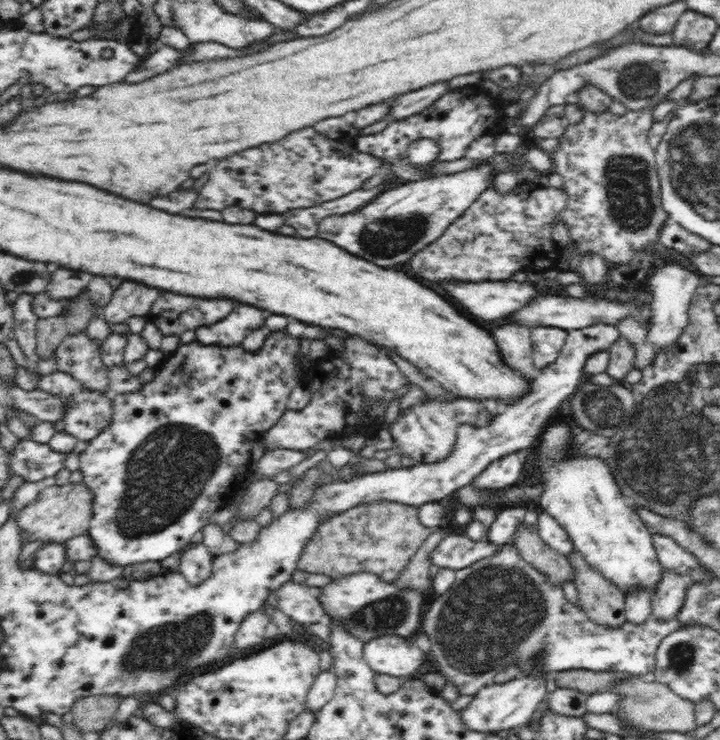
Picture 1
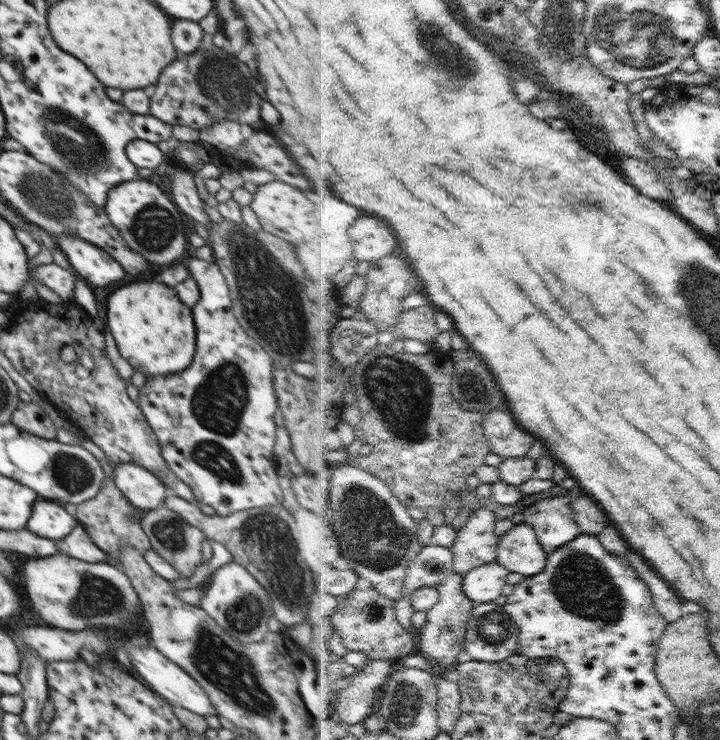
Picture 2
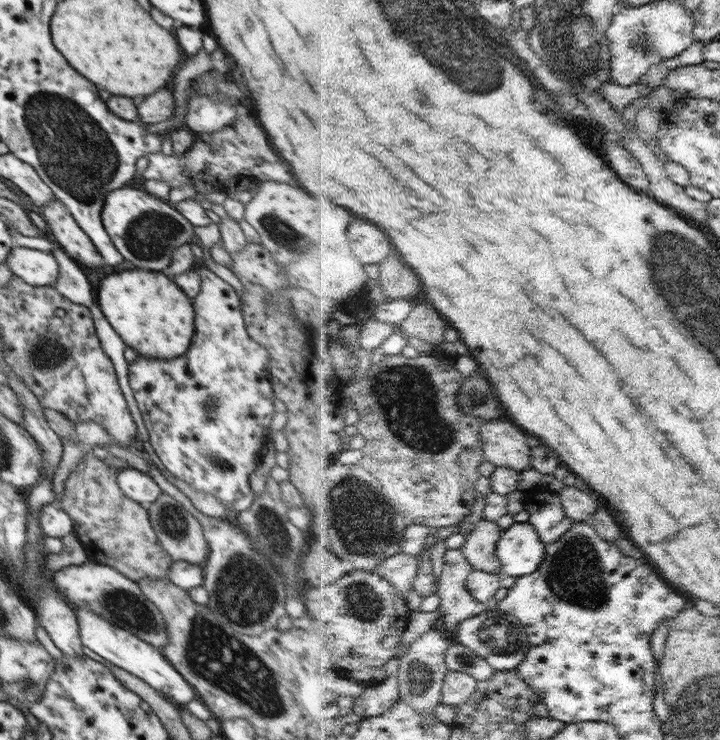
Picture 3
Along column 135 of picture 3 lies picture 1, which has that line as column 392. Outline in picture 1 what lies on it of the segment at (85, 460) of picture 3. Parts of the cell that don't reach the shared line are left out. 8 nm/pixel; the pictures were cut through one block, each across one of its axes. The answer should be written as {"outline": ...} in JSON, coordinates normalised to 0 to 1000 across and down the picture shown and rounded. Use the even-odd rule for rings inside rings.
{"outline":[[[536,676],[503,680],[453,699],[422,736],[413,768],[433,776],[451,776],[463,784],[496,773],[513,773],[528,777],[533,785],[547,785],[599,719],[600,714],[583,707],[581,685]]]}

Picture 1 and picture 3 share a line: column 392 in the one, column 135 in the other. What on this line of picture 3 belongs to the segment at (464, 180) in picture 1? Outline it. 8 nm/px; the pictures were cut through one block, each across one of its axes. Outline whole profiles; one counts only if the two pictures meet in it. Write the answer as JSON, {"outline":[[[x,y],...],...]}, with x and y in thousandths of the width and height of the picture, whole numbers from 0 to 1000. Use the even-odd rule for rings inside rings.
{"outline":[[[169,253],[147,264],[140,296],[163,339],[186,359],[200,365],[228,365],[239,351],[239,342],[272,322],[269,304],[242,278],[222,266],[186,253]]]}

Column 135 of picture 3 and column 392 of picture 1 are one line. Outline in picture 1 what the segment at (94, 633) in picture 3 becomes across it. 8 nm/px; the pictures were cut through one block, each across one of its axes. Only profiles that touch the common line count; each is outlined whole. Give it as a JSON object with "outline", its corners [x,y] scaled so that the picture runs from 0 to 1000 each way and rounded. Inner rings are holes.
{"outline":[[[550,858],[526,859],[504,870],[507,895],[521,909],[539,911],[550,915],[563,914],[567,918],[578,916],[578,911],[589,908],[592,885],[569,862]]]}

